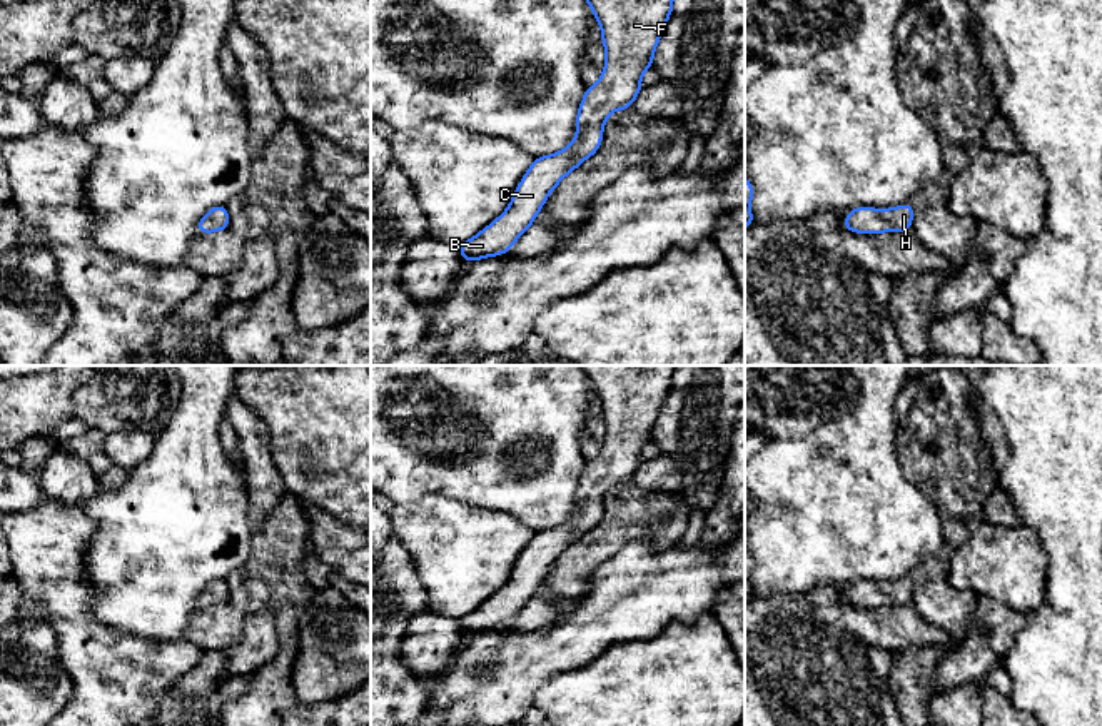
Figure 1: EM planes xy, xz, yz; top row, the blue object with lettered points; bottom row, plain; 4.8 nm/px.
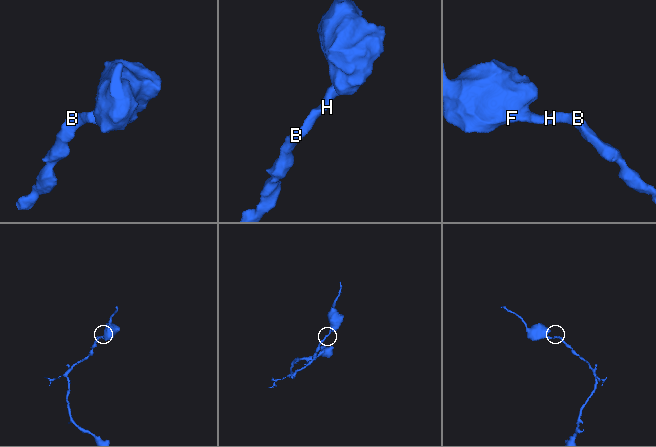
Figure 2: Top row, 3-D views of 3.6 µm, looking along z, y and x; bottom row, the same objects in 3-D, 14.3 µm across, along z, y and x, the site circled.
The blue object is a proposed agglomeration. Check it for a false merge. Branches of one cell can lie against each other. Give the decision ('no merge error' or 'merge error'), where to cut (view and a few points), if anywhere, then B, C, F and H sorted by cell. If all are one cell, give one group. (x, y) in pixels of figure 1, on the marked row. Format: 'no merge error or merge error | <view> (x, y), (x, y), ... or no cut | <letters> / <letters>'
no merge error | no cut | B C F H

